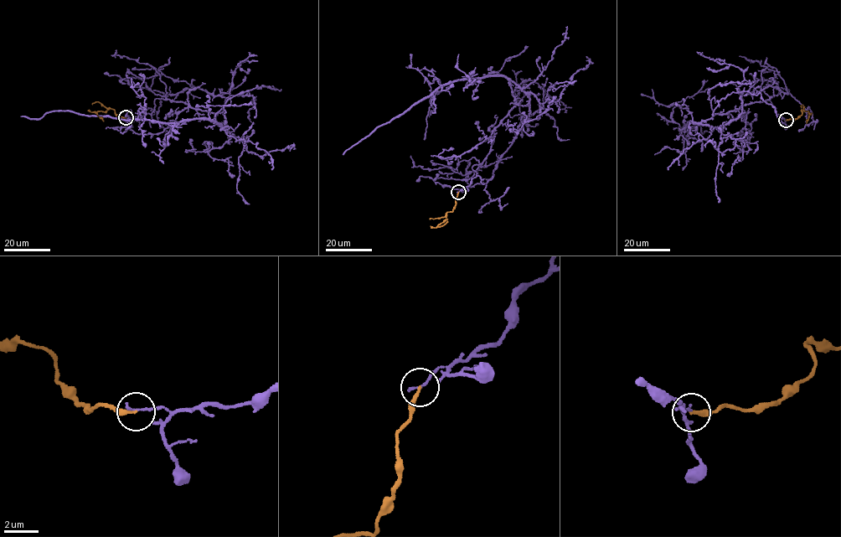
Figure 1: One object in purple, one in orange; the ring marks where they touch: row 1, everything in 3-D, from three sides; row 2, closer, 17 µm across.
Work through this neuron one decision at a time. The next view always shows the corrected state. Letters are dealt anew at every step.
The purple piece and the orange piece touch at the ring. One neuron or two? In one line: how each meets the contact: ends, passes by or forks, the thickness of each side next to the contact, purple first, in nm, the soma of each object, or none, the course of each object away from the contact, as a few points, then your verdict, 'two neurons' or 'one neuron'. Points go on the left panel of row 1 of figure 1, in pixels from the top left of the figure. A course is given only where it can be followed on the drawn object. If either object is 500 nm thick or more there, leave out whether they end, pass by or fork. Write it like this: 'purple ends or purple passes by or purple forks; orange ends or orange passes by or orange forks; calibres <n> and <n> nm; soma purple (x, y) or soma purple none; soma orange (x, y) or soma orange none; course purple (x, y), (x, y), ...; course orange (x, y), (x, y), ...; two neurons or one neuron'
purple ends; orange ends; calibres 150 and 200 nm; soma purple none; soma orange none; course purple (126, 117), (163, 98), (218, 113), (225, 127), (225, 98), (198, 87), (165, 94), (104, 73); course orange (126, 117), (118, 117), (110, 108), (95, 111), (103, 121); two neurons

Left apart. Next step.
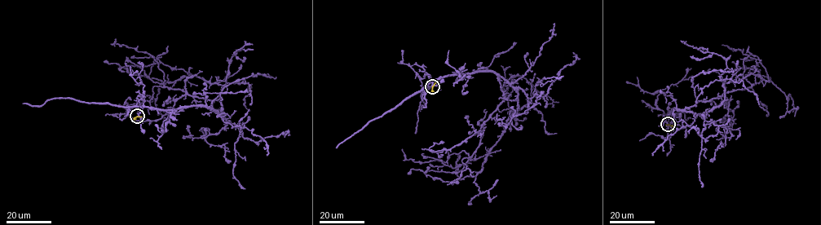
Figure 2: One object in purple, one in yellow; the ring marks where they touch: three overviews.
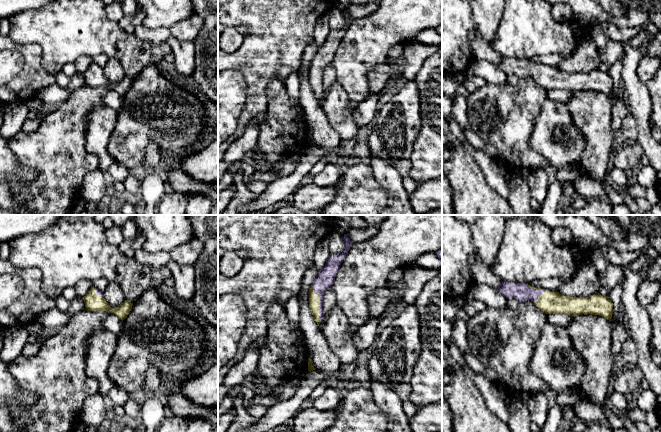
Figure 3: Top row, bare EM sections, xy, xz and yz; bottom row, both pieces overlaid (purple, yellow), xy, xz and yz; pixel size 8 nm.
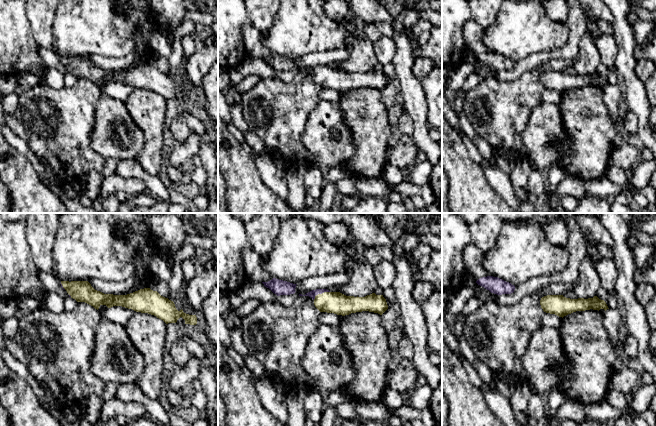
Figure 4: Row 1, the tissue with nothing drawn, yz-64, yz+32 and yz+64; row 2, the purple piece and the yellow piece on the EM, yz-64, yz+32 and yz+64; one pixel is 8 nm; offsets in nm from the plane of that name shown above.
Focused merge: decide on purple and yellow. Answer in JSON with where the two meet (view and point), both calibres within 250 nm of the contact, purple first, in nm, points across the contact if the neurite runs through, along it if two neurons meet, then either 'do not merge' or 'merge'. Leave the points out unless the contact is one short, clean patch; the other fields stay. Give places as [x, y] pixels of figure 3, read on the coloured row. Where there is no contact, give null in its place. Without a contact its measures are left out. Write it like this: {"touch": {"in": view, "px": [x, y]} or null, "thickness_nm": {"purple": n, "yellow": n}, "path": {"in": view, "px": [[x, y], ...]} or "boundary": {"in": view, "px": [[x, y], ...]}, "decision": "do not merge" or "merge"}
{"touch": {"in": "xz", "px": [320, 302]}, "thickness_nm": {"purple": 140, "yellow": 100}, "path": {"in": "xz", "px": [[326, 277], [319, 286], [320, 302], [314, 300]]}, "decision": "merge"}

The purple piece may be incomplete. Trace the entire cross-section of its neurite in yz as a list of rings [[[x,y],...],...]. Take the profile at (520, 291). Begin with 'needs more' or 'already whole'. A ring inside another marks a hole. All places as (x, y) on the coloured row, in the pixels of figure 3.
needs more | [[[502,282],[497,289],[507,299],[530,300],[545,314],[600,315],[612,318],[613,303],[608,296],[596,293],[589,297],[569,297],[559,292],[531,287],[528,283]]]

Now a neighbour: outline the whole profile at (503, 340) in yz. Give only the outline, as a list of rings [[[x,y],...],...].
[[[525,300],[515,310],[486,307],[470,317],[466,323],[467,343],[471,354],[482,362],[485,367],[484,376],[504,392],[509,402],[524,394],[545,394],[549,390],[548,385],[530,370],[535,344],[546,324],[546,318],[547,314],[532,301]]]

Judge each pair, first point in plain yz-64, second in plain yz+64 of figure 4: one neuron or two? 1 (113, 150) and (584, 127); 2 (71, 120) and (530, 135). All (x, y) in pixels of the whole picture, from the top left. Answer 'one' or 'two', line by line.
1: two
2: two

